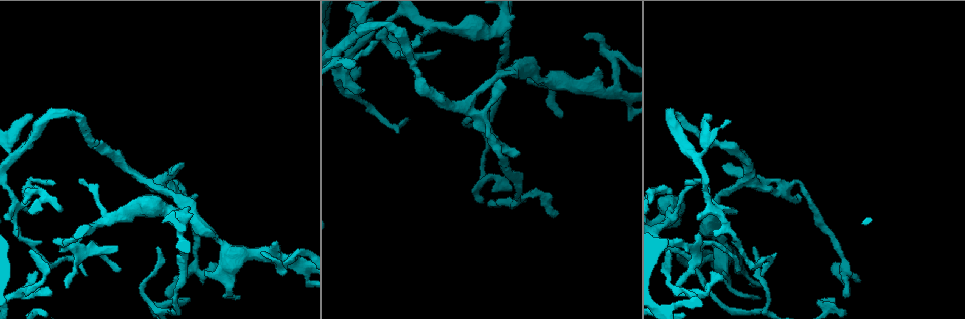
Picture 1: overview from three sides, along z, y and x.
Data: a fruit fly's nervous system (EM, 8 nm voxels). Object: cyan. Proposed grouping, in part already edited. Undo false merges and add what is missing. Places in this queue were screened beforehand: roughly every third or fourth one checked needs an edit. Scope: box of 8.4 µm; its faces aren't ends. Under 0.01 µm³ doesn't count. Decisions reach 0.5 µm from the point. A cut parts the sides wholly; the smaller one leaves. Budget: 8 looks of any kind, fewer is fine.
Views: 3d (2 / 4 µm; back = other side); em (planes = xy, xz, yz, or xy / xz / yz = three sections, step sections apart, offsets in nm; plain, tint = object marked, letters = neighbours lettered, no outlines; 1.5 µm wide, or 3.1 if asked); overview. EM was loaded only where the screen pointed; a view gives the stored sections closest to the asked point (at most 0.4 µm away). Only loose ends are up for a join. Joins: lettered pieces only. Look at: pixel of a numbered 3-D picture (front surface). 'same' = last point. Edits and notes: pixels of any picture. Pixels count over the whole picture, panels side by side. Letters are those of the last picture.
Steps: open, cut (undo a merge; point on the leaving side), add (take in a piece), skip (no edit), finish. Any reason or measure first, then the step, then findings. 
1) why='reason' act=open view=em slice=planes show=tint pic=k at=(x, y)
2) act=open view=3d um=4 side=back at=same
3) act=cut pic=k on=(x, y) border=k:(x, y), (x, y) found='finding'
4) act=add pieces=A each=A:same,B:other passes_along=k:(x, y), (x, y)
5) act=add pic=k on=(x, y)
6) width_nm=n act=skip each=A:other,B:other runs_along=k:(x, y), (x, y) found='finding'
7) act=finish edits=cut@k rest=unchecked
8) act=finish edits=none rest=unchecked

why='an open end' act=open view=em slice=planes show=letters pic=1 at=(844, 296)

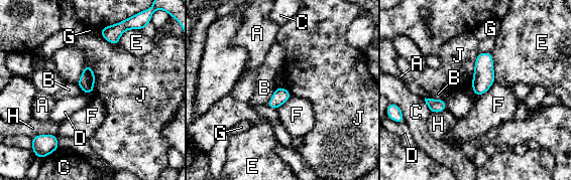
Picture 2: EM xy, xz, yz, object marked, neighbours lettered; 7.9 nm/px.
width_nm=120 act=skip each=A:other,B:other,C:other,D:other,E:other,F:other,G:other,H:other,J:other border=2:(83, 92), (92, 94) found='no lettered piece goes on from it'

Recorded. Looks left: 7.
why='thin end' act=open view=3d um=4 pic=1 at=(859, 279)

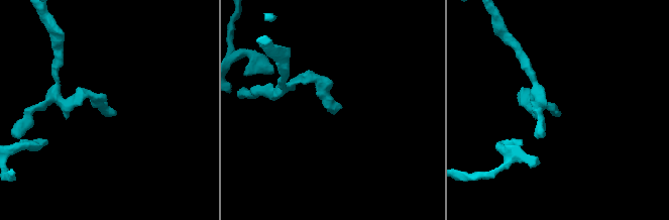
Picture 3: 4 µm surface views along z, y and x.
why='shape alone is not enough' act=open view=em slice=yz step=8 show=letters pic=3 at=(555, 115)

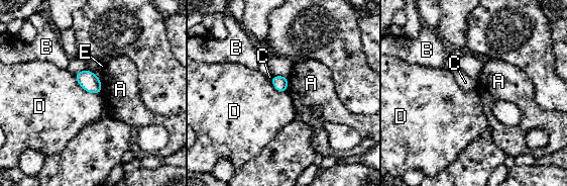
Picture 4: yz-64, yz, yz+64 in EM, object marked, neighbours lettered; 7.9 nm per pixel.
longest_contact=D:260nm act=skip each=A:other,B:other,C:other,D:other,E:other border=4:(74, 75), (86, 91), (99, 95) found='none of them fits'

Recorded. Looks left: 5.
why='thick end' act=open view=em slice=xz step=8 show=letters pic=1 at=(599, 68)

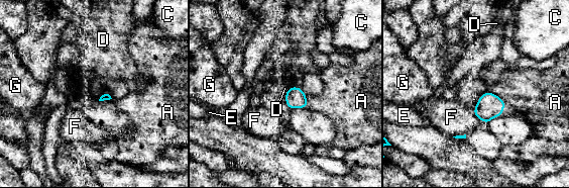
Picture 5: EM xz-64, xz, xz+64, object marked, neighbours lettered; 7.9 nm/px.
act=open view=em slice=planes show=letters at=same

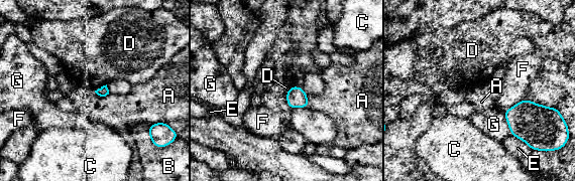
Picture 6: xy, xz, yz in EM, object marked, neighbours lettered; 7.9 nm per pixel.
longest_contact=G:200nm act=skip each=A:other,B:other,C:other,D:other,E:other,F:other,G:other border=6:(94, 92), (100, 96), (109, 94) found='no lettered piece goes on from it'

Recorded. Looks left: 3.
act=finish edits=none rest=unchecked

